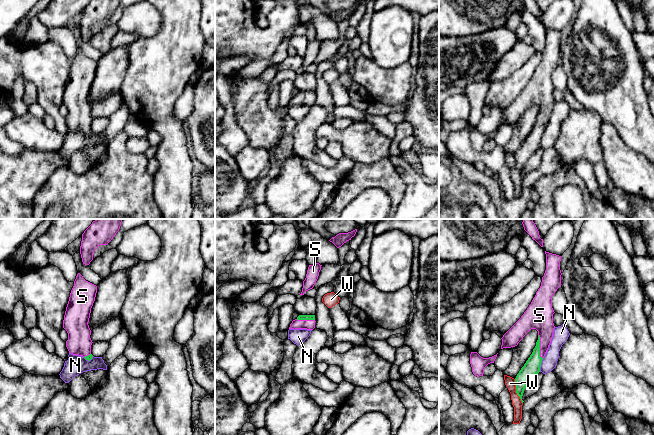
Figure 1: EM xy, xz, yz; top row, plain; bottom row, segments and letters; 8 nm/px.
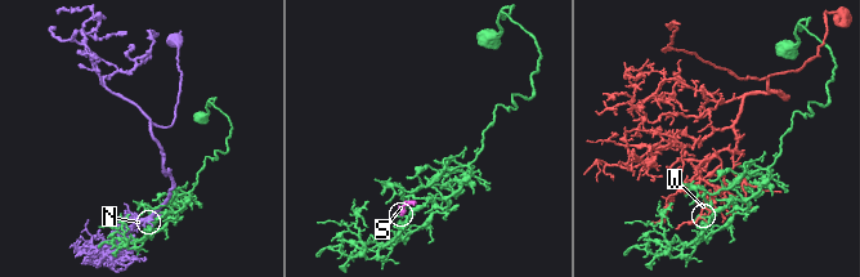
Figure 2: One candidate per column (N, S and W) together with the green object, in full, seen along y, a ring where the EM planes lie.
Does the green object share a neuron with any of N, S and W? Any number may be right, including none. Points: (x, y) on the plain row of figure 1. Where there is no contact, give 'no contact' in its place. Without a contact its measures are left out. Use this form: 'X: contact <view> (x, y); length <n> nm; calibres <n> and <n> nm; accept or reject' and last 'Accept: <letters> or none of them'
N: contact yz (540, 141); length 120 nm; calibres 130 and 120 nm; reject
S: contact yz (539, 122); length 200 nm; calibres 130 and 220 nm; accept
W: contact yz (516, 167); length 220 nm; calibres 130 and 80 nm; reject
Accept: S

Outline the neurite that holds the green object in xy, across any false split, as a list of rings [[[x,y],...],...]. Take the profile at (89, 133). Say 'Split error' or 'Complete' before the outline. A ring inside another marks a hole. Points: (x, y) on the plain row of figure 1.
Split error. [[[78,49],[66,83],[63,104],[68,109],[66,123],[69,129],[83,132],[90,137],[92,116],[88,98],[95,77],[97,62]]]

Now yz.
Split error. [[[546,28],[546,46],[544,52],[542,53],[541,62],[536,68],[535,73],[533,74],[531,80],[521,92],[521,94],[503,111],[501,125],[511,124],[518,121],[518,119],[523,115],[523,113],[531,106],[536,105],[538,107],[538,116],[536,122],[533,125],[532,130],[521,144],[519,149],[515,154],[516,159],[516,169],[520,173],[522,179],[522,172],[525,164],[532,154],[540,148],[541,139],[543,133],[545,132],[549,121],[551,119],[553,109],[554,109],[554,99],[553,99],[553,90],[555,89],[552,84],[552,72],[561,62],[561,46],[560,46],[560,37],[561,32]]]

